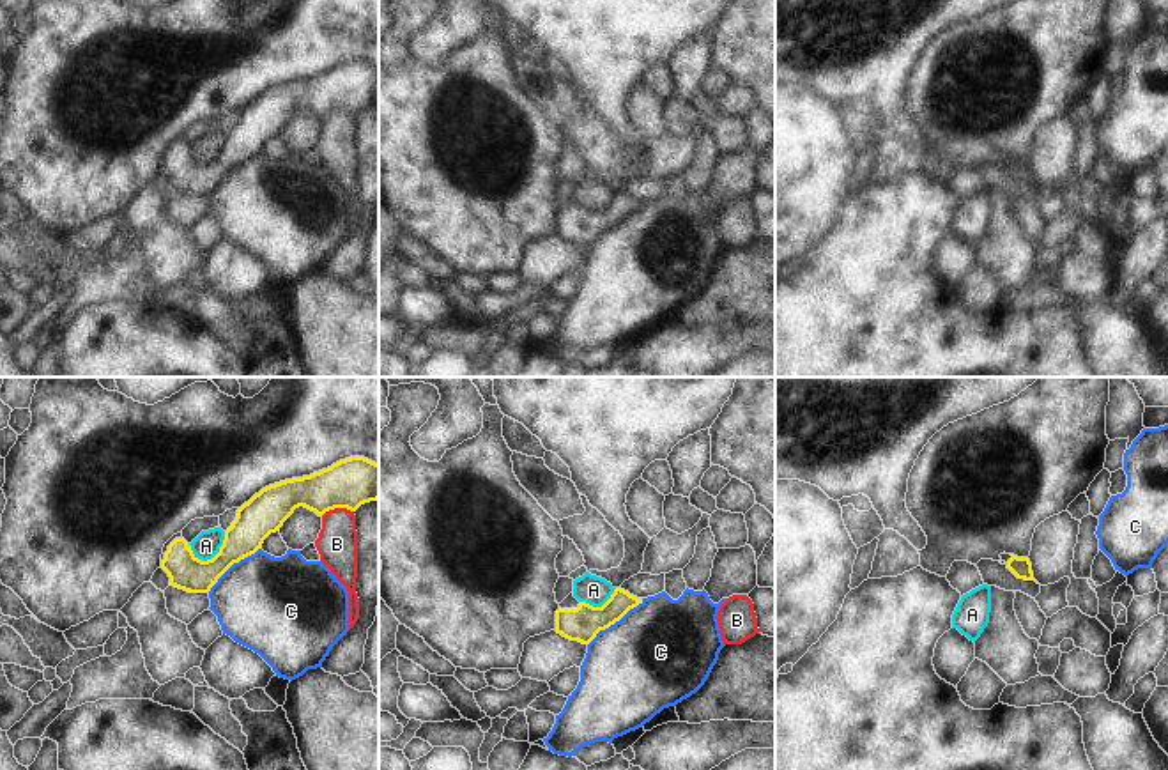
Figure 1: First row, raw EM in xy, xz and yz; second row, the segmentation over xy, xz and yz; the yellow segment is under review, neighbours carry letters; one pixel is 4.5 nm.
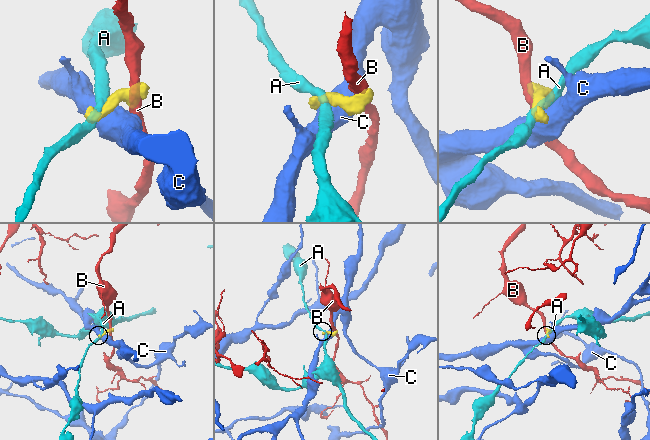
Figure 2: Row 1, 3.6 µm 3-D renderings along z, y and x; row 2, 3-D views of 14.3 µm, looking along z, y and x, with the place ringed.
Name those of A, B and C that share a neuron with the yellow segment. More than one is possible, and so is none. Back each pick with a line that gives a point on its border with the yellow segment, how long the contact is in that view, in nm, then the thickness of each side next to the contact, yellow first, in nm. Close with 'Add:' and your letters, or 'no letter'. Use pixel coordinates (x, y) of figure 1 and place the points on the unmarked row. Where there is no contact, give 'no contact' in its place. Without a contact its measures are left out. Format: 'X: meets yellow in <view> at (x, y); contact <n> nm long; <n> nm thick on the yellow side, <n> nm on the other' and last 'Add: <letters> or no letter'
Add: no letter

